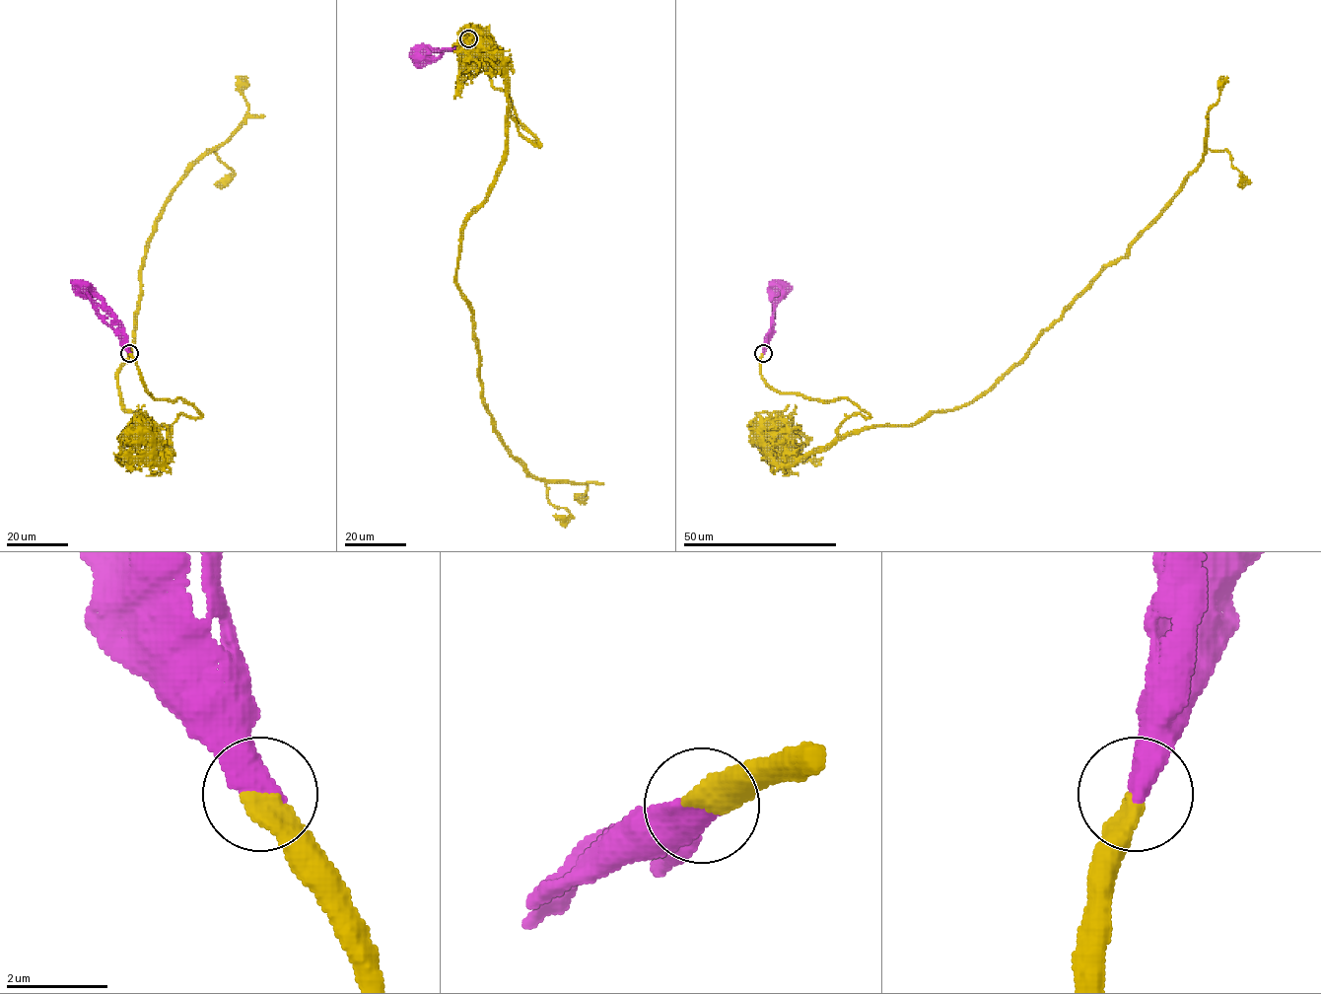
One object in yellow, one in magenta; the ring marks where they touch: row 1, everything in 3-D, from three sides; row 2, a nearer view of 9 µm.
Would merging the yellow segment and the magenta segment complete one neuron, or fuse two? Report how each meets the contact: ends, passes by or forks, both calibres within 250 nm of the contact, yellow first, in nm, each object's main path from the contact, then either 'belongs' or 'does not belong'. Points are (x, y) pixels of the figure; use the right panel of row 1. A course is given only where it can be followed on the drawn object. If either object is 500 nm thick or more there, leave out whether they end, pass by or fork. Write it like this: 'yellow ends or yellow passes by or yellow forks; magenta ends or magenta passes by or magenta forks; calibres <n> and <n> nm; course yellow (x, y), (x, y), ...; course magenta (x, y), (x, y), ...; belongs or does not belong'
calibres 460 and 550 nm; course yellow (763, 353), (775, 390), (870, 416), (839, 437), (984, 395), (1197, 169), (1223, 76); course magenta (763, 353), (764, 342), (773, 331), (771, 294), (777, 283), (782, 286); belongs

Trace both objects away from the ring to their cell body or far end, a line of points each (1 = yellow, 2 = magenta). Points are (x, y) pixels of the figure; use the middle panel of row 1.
1: (468, 38), (539, 146), (507, 115), (462, 230), (481, 398), (529, 473), (586, 484), (575, 499)
2: (468, 38), (454, 49), (427, 47), (420, 57)

